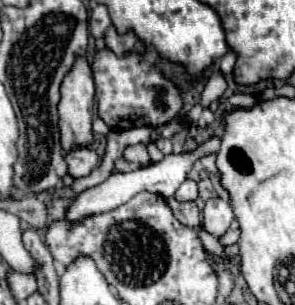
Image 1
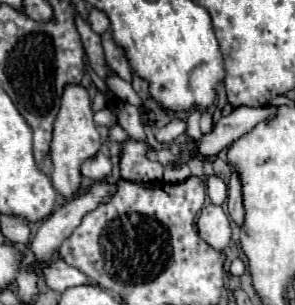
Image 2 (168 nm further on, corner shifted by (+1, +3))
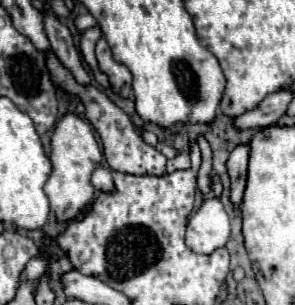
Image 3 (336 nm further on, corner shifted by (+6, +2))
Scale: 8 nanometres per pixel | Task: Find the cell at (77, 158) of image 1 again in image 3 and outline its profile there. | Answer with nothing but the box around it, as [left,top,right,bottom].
[92,167,114,191]

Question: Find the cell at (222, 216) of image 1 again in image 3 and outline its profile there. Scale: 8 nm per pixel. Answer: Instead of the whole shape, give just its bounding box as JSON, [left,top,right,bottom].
[186,199,230,253]

